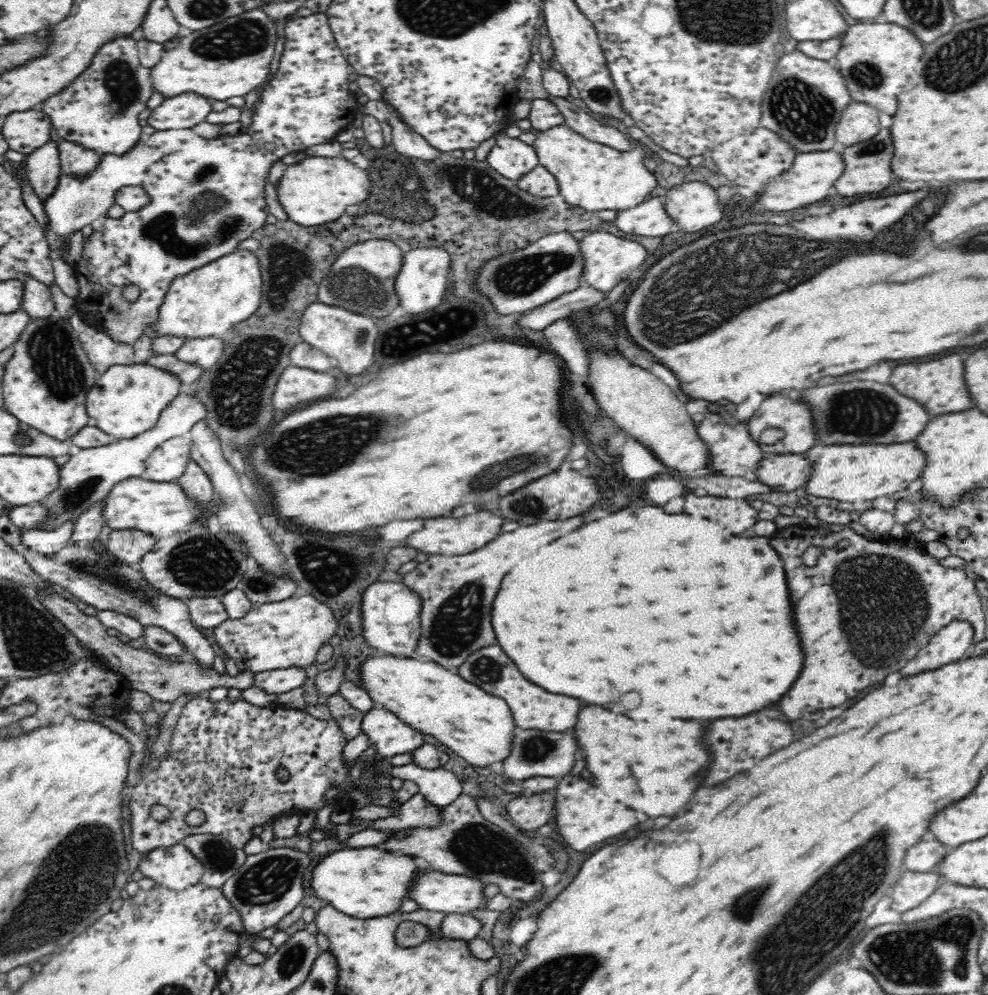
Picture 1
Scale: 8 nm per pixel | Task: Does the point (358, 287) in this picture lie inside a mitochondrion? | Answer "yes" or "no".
yes

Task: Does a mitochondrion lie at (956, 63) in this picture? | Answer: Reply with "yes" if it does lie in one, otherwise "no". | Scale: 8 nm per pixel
yes

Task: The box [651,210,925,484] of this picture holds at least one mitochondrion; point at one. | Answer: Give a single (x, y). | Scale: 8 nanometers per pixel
(854, 413)

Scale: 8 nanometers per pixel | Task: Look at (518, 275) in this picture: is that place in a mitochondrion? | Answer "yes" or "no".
yes

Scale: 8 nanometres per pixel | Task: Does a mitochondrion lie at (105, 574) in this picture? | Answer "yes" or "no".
yes

